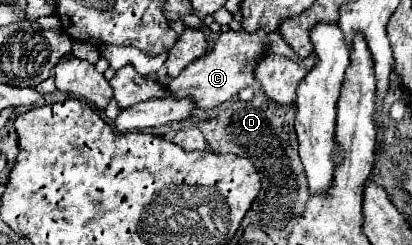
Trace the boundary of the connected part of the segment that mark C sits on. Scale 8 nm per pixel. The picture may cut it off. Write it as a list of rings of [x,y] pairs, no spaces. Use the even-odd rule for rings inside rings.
[[[225,31],[219,35],[215,45],[209,53],[199,57],[195,63],[189,63],[177,77],[169,75],[147,75],[151,81],[157,81],[165,91],[169,91],[175,99],[191,99],[199,109],[211,109],[219,103],[237,95],[243,87],[255,83],[253,79],[253,63],[257,63],[259,55],[265,49],[265,41],[261,39],[261,31],[247,33],[247,31]]]

